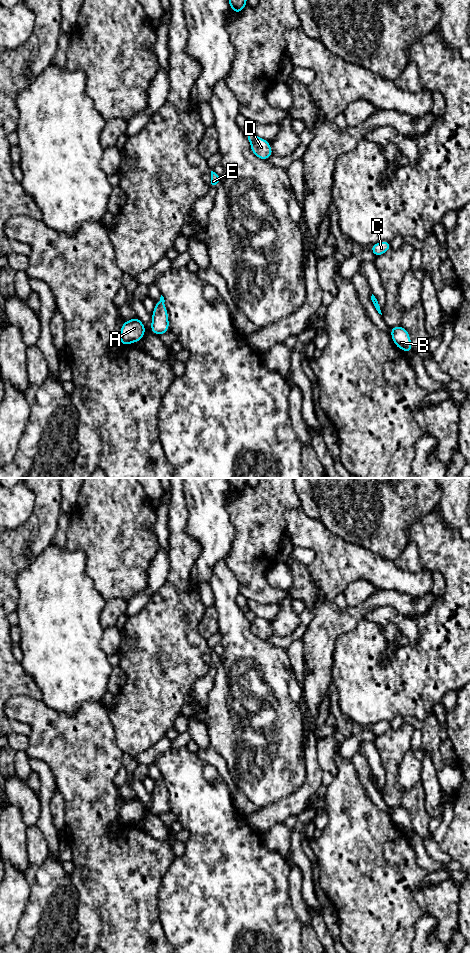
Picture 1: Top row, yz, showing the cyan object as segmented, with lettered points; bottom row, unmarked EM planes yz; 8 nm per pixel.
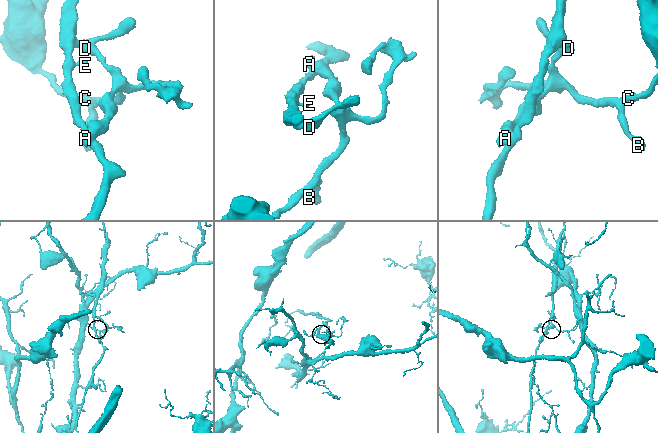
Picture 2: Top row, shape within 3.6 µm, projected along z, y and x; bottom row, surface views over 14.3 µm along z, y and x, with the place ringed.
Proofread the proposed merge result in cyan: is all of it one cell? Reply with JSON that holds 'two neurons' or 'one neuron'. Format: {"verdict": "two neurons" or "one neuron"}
{"verdict": "two neurons"}

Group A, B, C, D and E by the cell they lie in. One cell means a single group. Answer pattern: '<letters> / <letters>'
A B C D / E

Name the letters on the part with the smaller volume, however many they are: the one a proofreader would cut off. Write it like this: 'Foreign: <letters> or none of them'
Foreign: E

